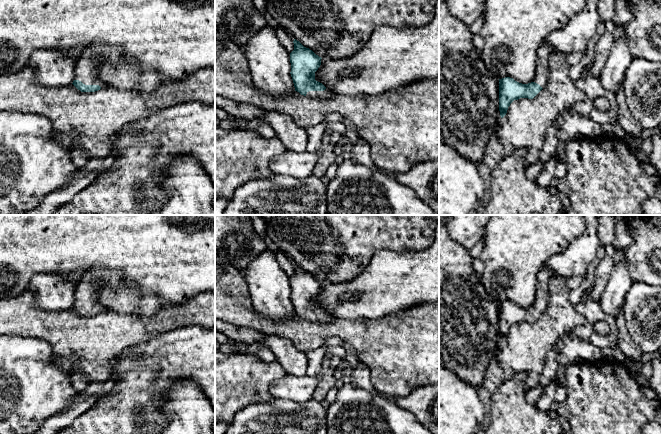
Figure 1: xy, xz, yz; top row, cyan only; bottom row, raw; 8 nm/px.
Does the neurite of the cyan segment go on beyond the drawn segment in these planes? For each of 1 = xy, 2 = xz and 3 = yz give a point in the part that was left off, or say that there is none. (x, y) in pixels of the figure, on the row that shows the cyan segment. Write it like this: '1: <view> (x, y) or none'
1: xy (85, 69)
2: xz (327, 94)
3: yz (544, 51)

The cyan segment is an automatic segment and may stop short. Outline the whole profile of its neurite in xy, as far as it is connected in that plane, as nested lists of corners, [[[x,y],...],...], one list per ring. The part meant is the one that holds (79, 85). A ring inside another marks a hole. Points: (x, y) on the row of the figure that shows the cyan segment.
[[[100,41],[92,43],[83,49],[75,63],[72,84],[81,92],[95,92],[106,87],[108,84],[98,75],[99,58],[106,56],[115,63],[121,54],[122,49],[118,46],[108,46]]]

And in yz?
[[[544,40],[537,51],[536,75],[528,84],[522,84],[513,78],[499,79],[499,111],[503,118],[508,107],[514,100],[520,98],[533,99],[546,85],[549,75],[549,57],[554,48]]]

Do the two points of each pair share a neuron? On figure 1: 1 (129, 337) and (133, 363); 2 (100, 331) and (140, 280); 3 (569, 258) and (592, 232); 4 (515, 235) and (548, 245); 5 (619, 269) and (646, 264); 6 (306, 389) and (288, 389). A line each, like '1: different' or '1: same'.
1: different
2: different
3: same
4: same
5: different
6: same

